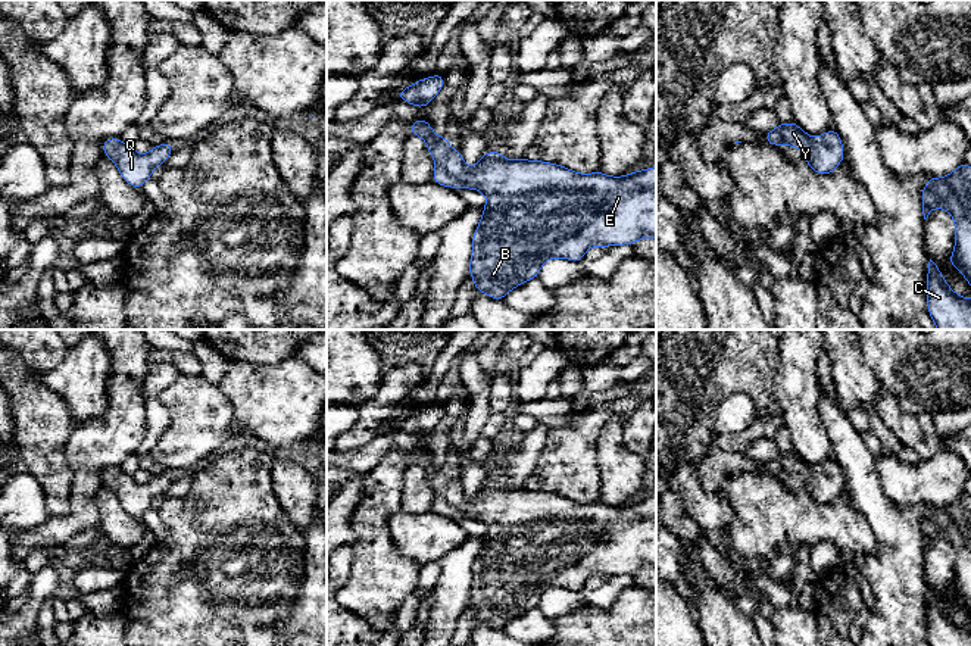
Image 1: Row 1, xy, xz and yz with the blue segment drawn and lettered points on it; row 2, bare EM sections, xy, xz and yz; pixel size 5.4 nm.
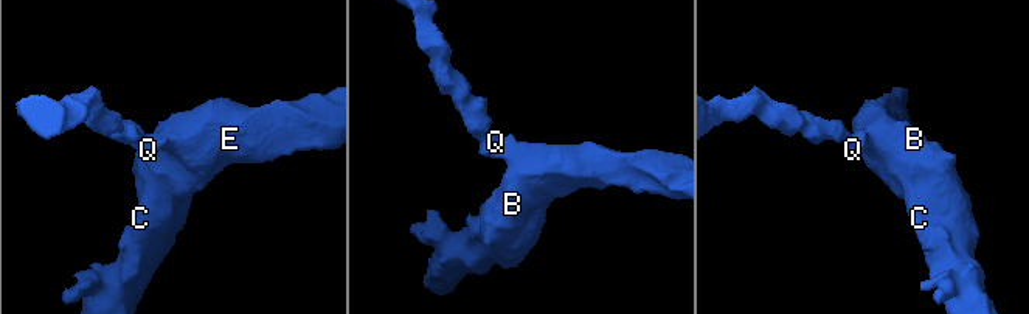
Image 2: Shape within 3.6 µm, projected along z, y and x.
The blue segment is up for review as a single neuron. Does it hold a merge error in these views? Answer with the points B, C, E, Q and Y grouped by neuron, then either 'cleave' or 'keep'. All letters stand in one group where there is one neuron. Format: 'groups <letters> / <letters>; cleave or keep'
groups B C E Q Y; keep

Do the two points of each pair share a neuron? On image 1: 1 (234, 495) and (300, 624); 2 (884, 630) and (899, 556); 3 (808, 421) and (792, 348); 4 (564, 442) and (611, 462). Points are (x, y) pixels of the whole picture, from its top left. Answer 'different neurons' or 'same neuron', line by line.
1: different neurons
2: same neuron
3: same neuron
4: different neurons

